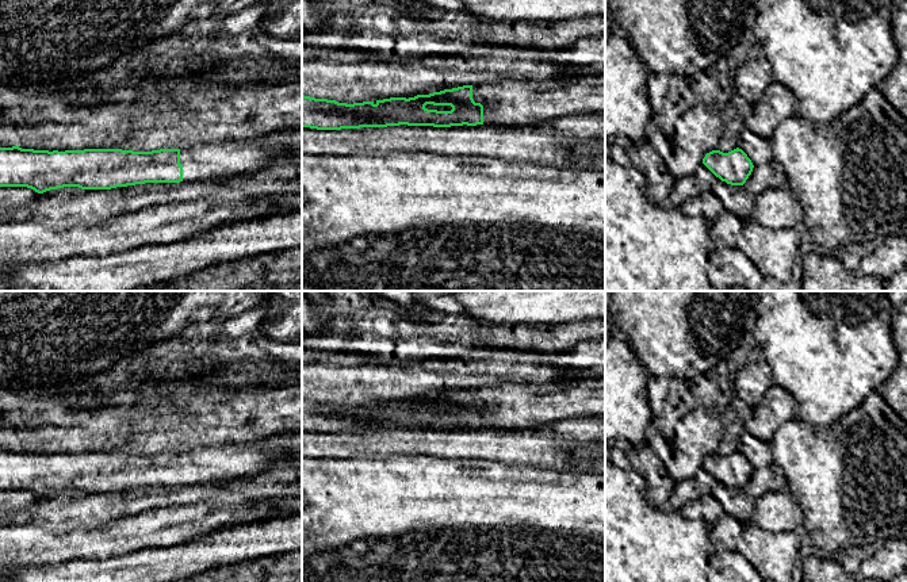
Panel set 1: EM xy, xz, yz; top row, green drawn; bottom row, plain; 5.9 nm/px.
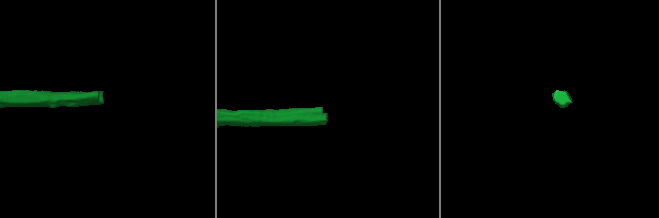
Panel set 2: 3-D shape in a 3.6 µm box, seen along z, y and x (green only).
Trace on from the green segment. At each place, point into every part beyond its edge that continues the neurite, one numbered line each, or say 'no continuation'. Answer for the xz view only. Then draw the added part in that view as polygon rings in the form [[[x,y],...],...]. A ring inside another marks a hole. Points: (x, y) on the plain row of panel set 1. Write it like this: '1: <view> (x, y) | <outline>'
1: xz (512, 406) | [[[605,376],[472,388],[472,402],[483,409],[483,428],[536,428],[571,417],[605,416]]]

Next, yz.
no continuation

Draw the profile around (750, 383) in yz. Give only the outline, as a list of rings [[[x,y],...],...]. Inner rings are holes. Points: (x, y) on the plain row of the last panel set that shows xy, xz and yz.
[[[762,359],[753,363],[747,361],[735,372],[734,379],[728,383],[728,391],[747,406],[755,407],[773,384],[772,368]]]

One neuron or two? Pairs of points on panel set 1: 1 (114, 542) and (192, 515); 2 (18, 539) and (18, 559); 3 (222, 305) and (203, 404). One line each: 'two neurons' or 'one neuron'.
1: one neuron
2: one neuron
3: two neurons

